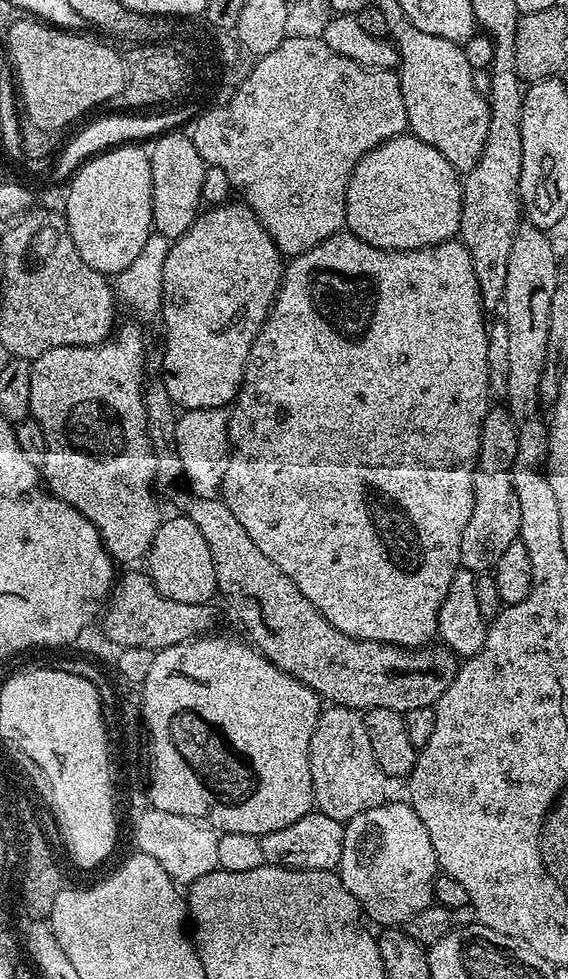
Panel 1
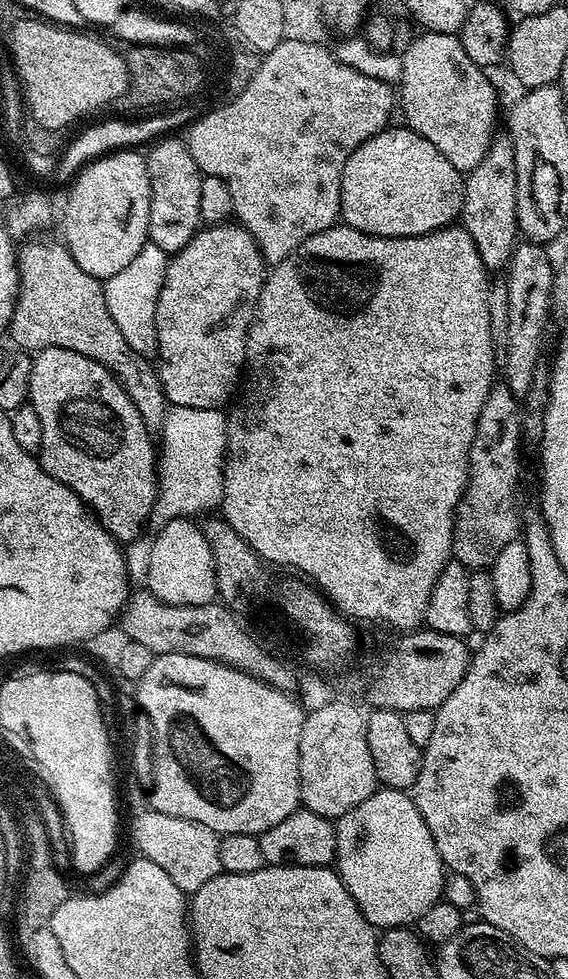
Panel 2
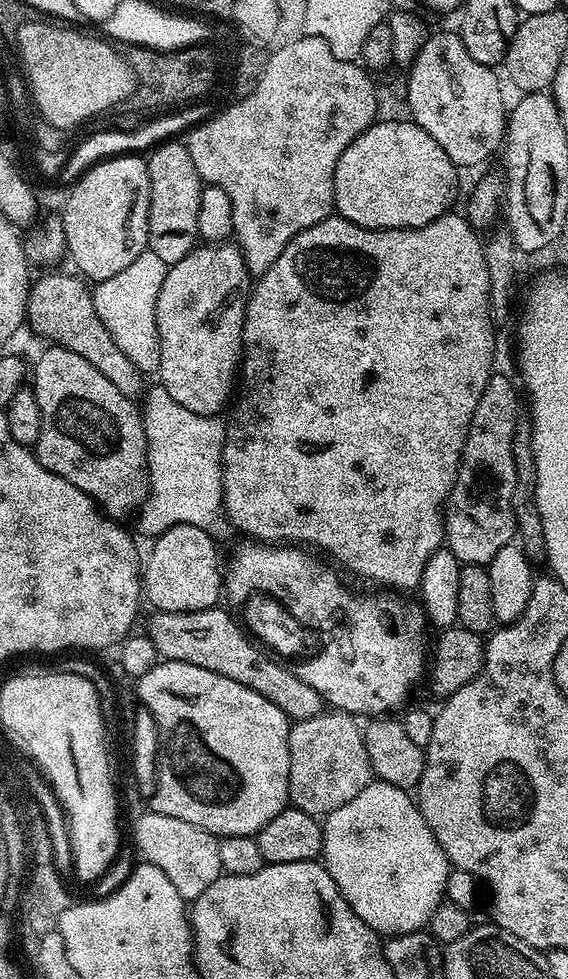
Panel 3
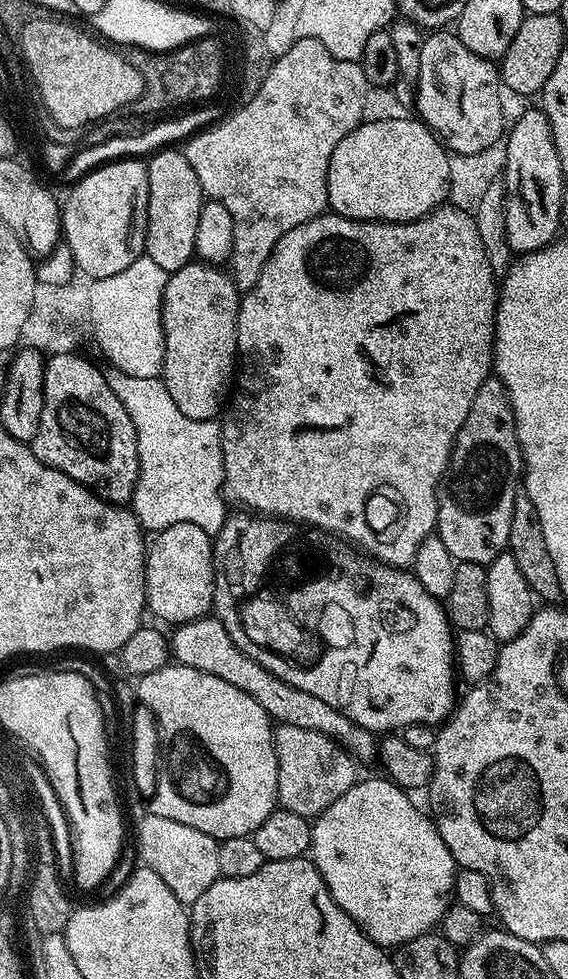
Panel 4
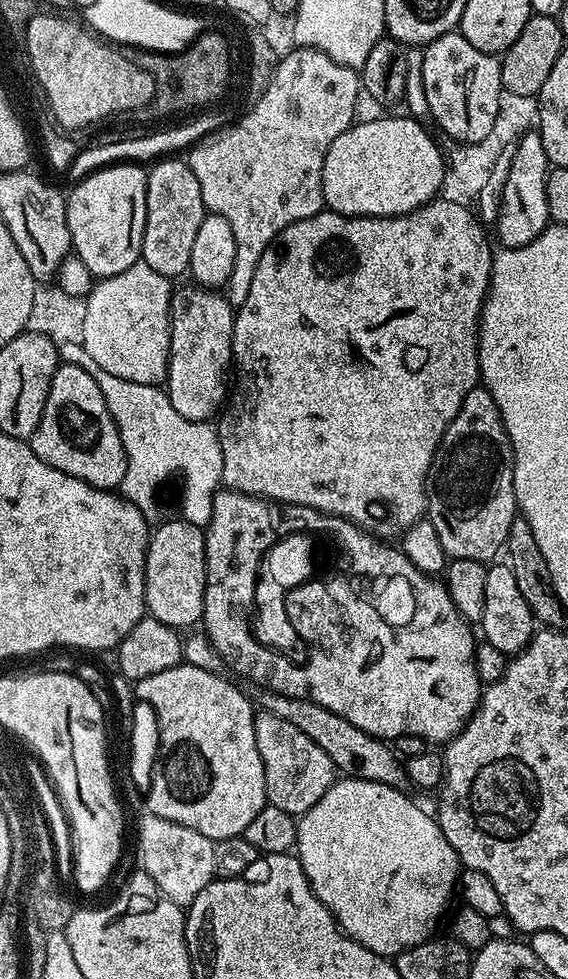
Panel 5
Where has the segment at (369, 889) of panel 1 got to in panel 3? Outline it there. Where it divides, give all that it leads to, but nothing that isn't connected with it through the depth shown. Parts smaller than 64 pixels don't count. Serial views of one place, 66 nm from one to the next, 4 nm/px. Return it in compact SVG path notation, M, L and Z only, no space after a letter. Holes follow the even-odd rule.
M373 779L362 791L354 794L354 798L350 798L350 802L346 802L346 806L338 806L338 810L330 813L323 821L322 827L324 830L323 866L330 874L330 878L334 878L334 882L338 886L342 898L352 907L354 914L358 914L358 918L362 918L362 922L366 922L366 926L370 926L370 930L374 930L381 937L387 938L390 936L405 936L411 932L419 932L427 925L429 918L434 914L434 910L438 910L438 906L445 899L444 887L446 886L446 878L450 871L450 865L446 854L442 850L442 846L438 846L438 842L434 838L430 826L426 826L426 818L422 818L419 803L405 789L398 786L390 786L386 782Z

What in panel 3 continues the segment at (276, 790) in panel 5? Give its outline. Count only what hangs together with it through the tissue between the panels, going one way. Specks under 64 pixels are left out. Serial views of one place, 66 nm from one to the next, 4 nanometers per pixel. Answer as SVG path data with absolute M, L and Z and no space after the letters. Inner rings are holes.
M328 710L314 718L295 721L288 729L288 745L288 798L291 807L311 816L327 818L338 806L346 806L373 779L361 725L347 711Z

